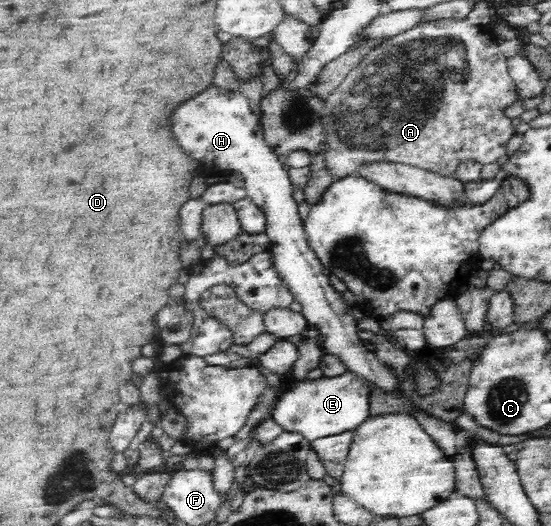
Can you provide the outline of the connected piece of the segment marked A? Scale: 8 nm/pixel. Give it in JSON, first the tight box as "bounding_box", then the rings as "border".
{"bounding_box":[321,18,520,178],"border":[[[467,18],[463,20],[434,20],[414,26],[408,31],[385,39],[380,45],[370,50],[363,61],[356,68],[349,71],[345,80],[342,80],[341,84],[334,88],[324,104],[321,117],[324,119],[324,124],[326,124],[325,160],[330,175],[335,176],[335,178],[357,176],[356,168],[361,166],[361,162],[365,160],[383,160],[385,162],[409,164],[429,172],[439,173],[441,176],[451,177],[461,160],[476,160],[481,164],[493,164],[501,156],[505,156],[505,146],[517,132],[511,120],[503,115],[503,110],[507,106],[511,106],[520,96],[517,95],[517,87],[508,73],[508,59],[500,49],[500,40],[489,29],[490,27],[483,28],[471,25]]]}

